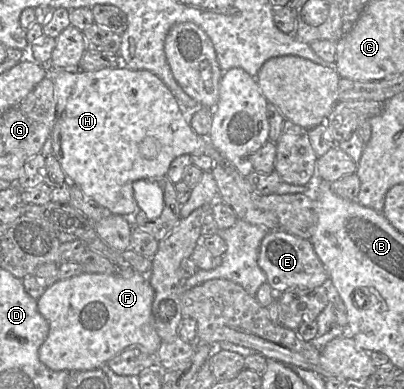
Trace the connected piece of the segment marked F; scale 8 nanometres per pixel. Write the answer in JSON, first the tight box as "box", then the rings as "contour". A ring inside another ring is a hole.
{"box":[37,272,162,371],"contour":[[[135,272],[130,278],[116,274],[86,273],[58,280],[47,287],[37,300],[37,308],[49,323],[47,338],[38,351],[39,360],[53,371],[87,371],[99,369],[103,364],[126,349],[137,348],[157,353],[162,343],[152,316],[155,292],[146,275]]]}

